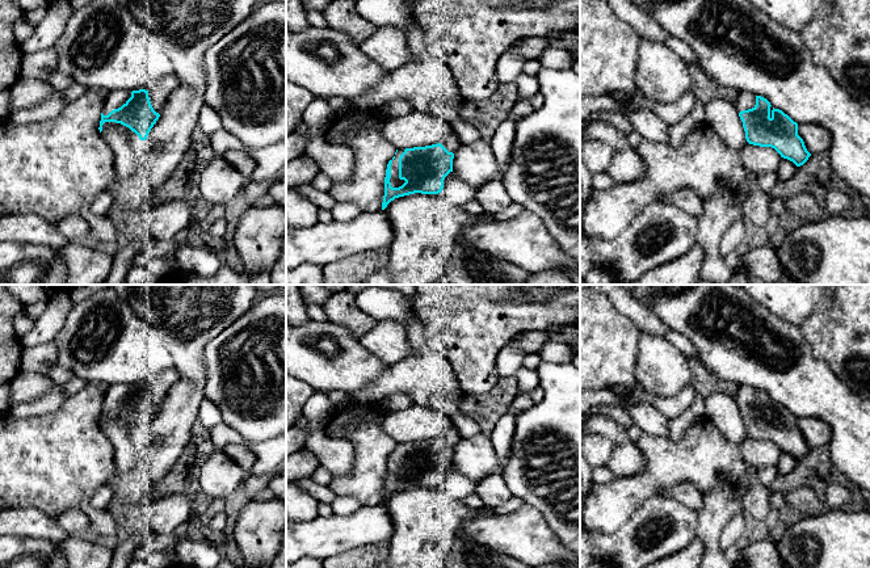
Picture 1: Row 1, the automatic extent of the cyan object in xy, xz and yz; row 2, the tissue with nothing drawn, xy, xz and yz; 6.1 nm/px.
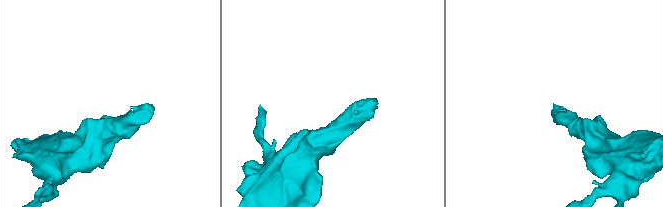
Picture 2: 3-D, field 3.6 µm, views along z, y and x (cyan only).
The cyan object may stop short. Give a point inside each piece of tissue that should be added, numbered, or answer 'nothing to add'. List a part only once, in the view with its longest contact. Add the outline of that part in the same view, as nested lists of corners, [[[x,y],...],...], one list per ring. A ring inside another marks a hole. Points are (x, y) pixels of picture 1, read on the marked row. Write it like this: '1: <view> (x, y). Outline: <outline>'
1: xz (395, 181). Outline: [[[399,150],[395,155],[395,159],[392,160],[391,164],[391,186],[392,188],[399,188],[402,186],[405,181],[399,178],[399,157],[404,152],[404,150]]]

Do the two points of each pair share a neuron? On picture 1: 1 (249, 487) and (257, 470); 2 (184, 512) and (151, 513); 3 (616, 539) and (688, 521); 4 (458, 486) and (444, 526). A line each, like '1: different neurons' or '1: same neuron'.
1: different neurons
2: same neuron
3: same neuron
4: different neurons

